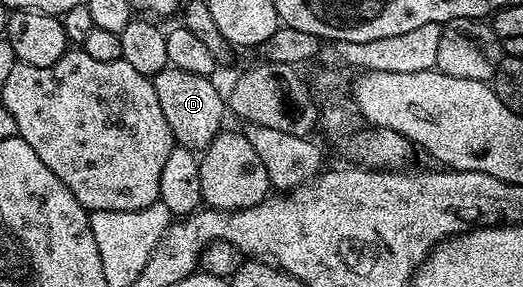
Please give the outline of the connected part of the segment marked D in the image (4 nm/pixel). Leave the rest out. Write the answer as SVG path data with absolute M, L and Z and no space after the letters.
M171 65L162 68L152 79L154 93L158 93L158 102L162 104L162 113L166 117L166 125L170 125L173 140L197 153L204 152L225 126L226 99L212 81L207 75L186 73Z

